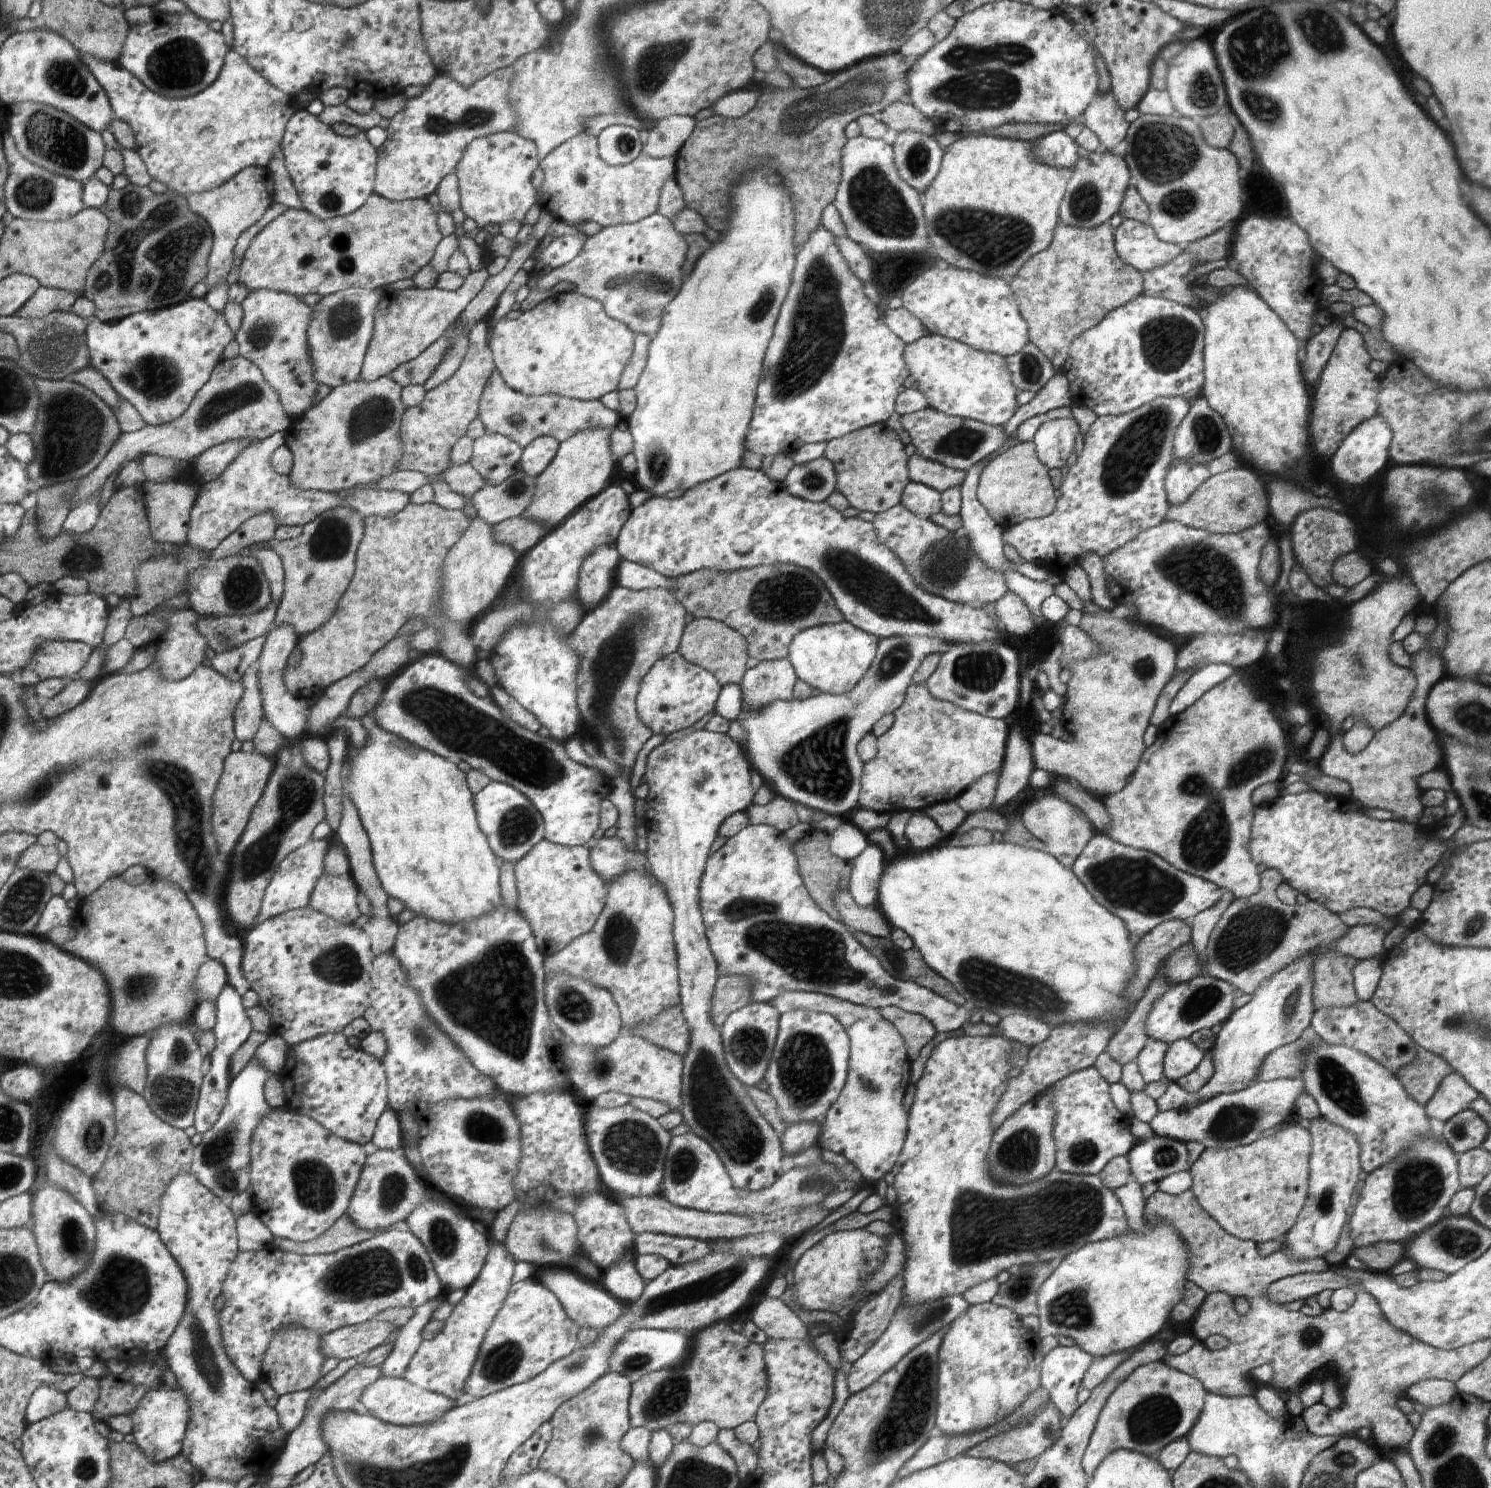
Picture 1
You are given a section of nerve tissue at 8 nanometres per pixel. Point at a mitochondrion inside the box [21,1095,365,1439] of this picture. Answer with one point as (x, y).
(120, 1288)

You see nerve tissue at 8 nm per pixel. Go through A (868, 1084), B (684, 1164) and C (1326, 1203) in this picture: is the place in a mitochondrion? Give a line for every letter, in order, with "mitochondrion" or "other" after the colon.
A: mitochondrion
B: mitochondrion
C: mitochondrion

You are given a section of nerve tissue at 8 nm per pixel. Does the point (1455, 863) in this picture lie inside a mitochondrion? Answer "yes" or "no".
no

